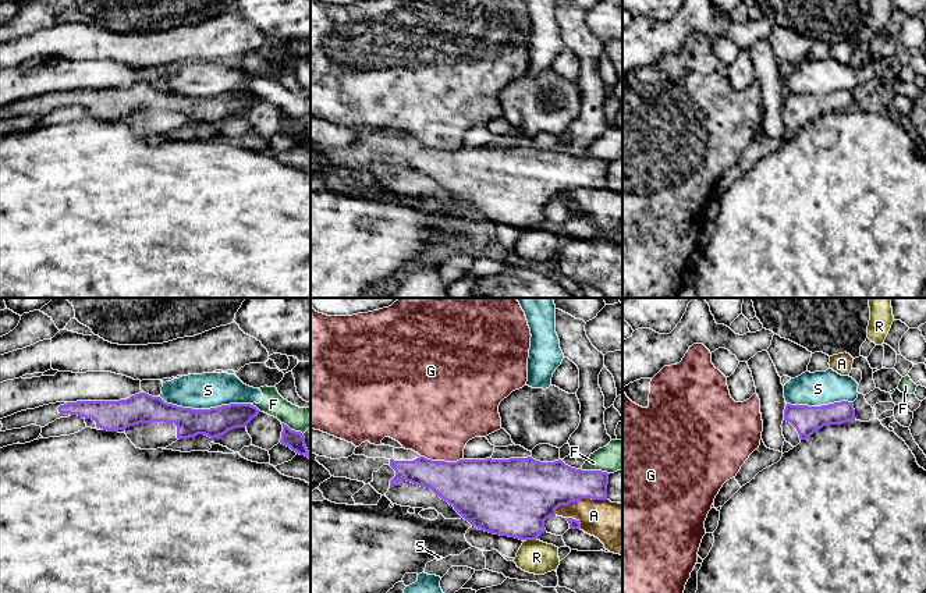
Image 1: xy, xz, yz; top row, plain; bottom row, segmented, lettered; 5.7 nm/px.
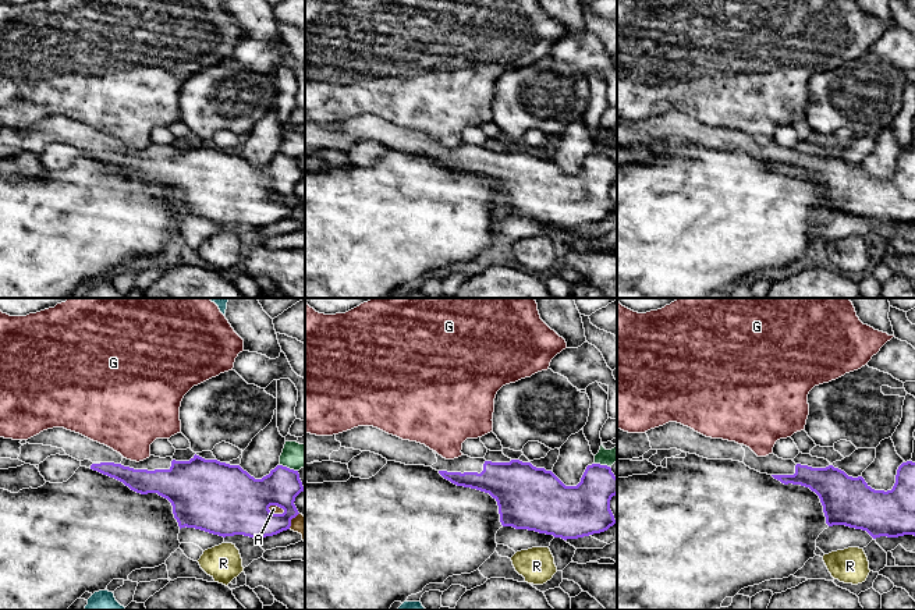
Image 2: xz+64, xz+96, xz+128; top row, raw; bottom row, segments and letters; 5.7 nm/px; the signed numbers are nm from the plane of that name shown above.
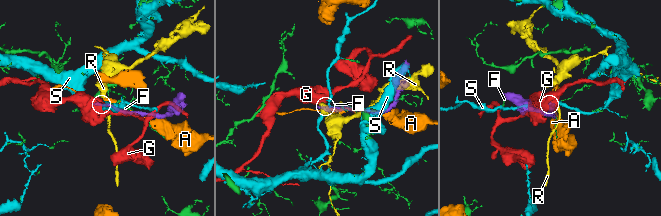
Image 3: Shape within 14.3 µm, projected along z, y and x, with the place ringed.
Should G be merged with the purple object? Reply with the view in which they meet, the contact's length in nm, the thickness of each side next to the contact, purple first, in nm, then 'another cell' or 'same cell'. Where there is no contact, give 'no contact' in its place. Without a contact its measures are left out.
meets purple in xz; contact 240 nm long; 340 nm thick on the purple side, 440 nm on the other; another cell

